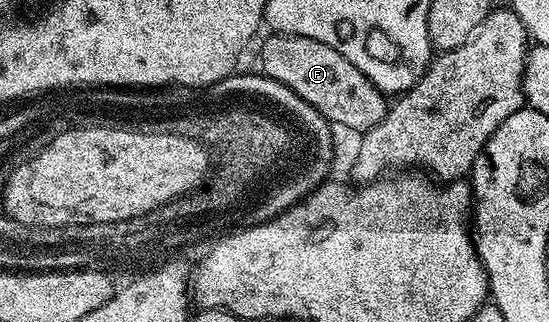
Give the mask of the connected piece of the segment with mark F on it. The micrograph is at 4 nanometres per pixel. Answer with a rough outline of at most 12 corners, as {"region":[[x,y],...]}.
{"region":[[269,34],[260,71],[360,134],[386,93],[339,50]]}

